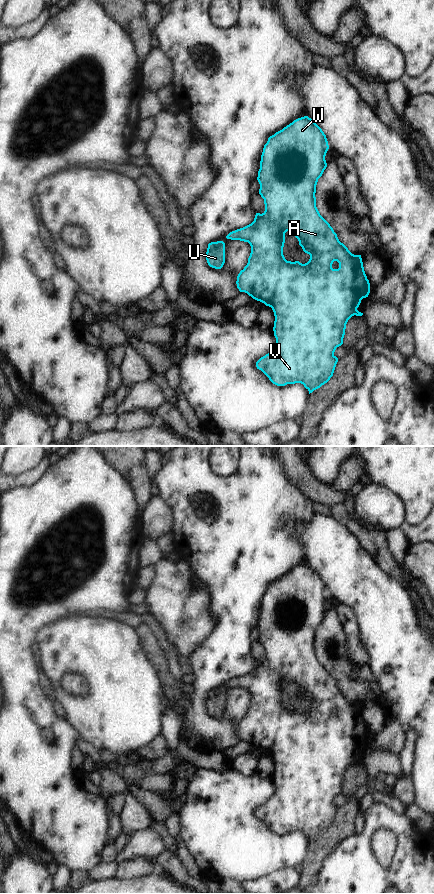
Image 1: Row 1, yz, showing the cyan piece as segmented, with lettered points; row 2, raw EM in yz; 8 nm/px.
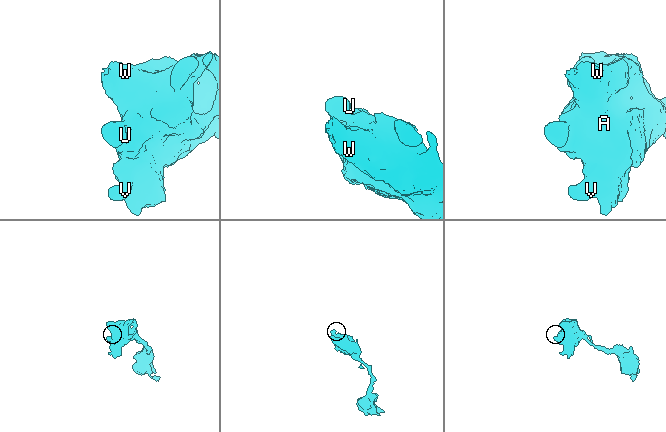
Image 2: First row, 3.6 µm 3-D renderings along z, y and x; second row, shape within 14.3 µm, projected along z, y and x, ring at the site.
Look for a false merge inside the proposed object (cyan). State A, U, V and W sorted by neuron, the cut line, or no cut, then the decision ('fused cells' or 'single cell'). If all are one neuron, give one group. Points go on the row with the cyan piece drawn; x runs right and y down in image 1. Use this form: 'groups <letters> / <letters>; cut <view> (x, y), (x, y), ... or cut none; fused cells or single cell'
groups A U V W; cut none; single cell

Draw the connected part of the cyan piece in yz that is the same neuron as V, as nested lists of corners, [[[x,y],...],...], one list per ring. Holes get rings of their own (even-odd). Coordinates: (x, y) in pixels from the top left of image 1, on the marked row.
[[[308,116],[294,120],[270,136],[263,148],[257,177],[265,211],[262,214],[256,213],[251,224],[226,236],[227,239],[248,242],[251,246],[248,263],[237,276],[237,288],[240,292],[245,292],[253,299],[271,307],[275,316],[273,331],[276,346],[256,362],[257,369],[277,386],[301,383],[309,394],[327,383],[333,376],[338,362],[334,352],[343,344],[346,324],[352,316],[363,315],[357,308],[361,300],[370,293],[370,283],[364,271],[361,255],[352,254],[339,241],[333,228],[316,207],[316,185],[327,167],[325,156],[328,149],[326,135]],[[287,231],[298,239],[303,251],[310,255],[307,263],[285,259],[283,247]]]

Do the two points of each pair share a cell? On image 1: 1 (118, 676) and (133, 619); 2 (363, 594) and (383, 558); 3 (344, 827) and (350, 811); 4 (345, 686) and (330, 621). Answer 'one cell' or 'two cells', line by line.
1: two cells
2: two cells
3: one cell
4: one cell

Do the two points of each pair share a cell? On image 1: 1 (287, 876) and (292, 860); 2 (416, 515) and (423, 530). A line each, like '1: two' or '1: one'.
1: two
2: two

